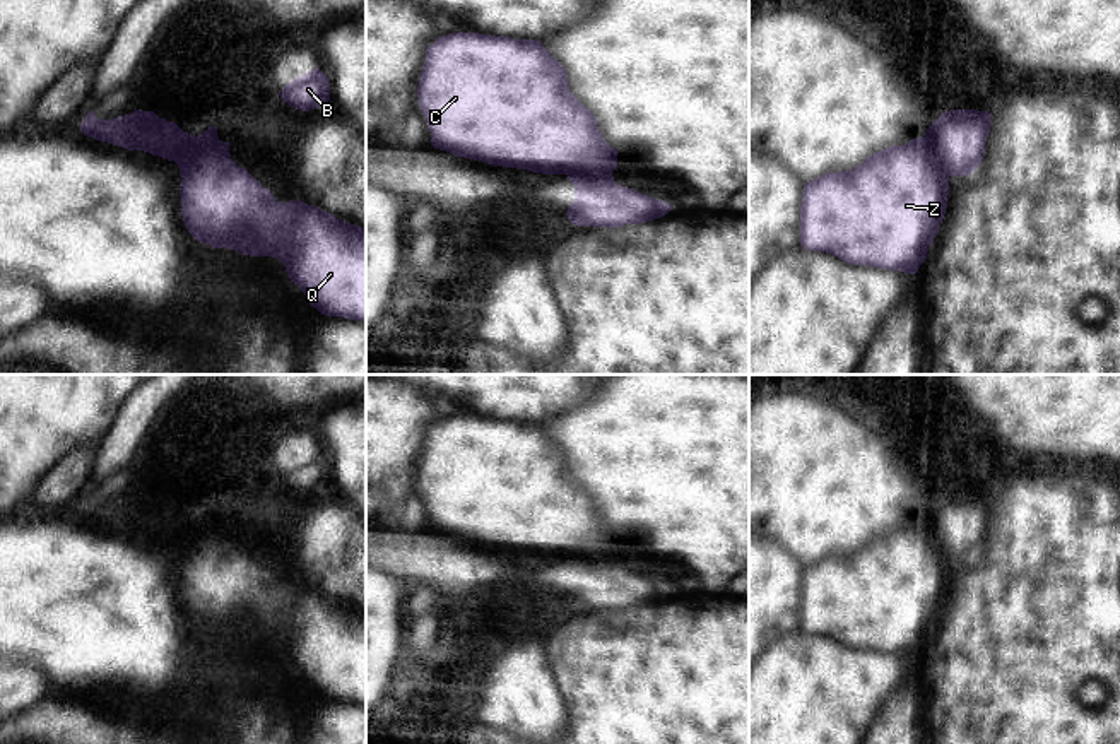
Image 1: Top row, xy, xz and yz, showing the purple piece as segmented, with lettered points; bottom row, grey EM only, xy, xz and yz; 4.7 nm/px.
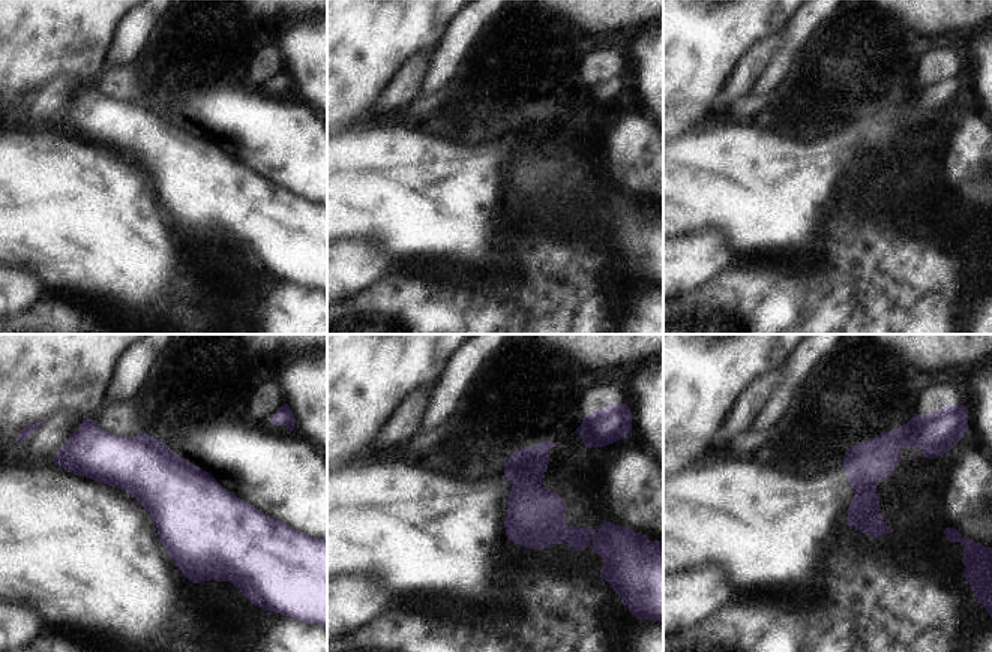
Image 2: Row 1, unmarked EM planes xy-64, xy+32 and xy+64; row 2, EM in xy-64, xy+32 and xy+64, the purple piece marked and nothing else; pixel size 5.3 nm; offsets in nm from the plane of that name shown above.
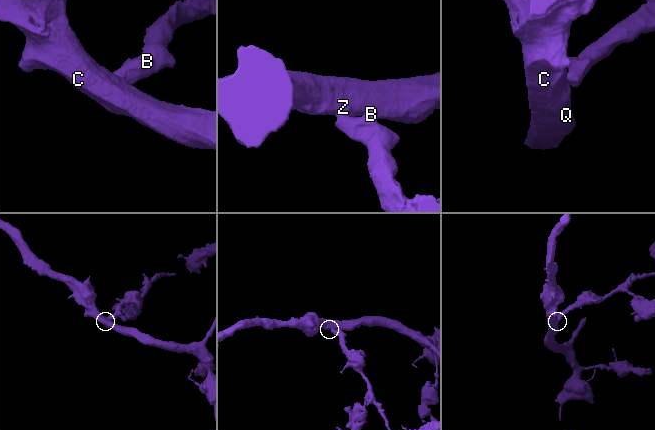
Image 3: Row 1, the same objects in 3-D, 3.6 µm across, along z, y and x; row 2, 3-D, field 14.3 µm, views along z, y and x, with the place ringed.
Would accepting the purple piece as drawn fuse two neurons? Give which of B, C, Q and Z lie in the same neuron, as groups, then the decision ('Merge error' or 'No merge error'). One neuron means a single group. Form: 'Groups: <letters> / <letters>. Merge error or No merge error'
Groups: B / C Q Z. Merge error

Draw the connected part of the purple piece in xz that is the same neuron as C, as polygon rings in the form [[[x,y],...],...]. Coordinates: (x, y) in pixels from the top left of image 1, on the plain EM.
[[[479,416],[439,419],[426,433],[417,481],[431,528],[450,537],[542,558],[612,556],[617,537],[571,475],[564,450],[540,424]]]

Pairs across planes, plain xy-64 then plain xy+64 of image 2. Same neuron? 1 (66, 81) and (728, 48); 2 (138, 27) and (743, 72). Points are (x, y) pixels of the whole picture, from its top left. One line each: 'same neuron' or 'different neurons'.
1: different neurons
2: different neurons

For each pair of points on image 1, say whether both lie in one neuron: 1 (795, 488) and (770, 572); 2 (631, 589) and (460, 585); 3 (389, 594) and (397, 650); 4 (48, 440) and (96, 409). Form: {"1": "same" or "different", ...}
{"1": "different", "2": "same", "3": "same", "4": "same"}

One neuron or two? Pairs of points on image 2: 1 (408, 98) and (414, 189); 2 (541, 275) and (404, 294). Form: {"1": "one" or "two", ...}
{"1": "two", "2": "one"}

